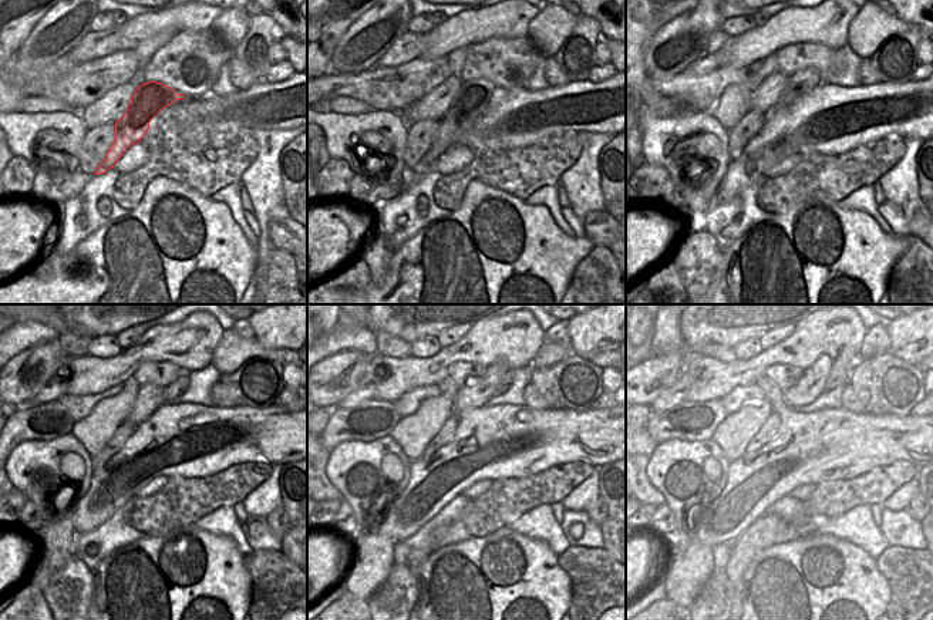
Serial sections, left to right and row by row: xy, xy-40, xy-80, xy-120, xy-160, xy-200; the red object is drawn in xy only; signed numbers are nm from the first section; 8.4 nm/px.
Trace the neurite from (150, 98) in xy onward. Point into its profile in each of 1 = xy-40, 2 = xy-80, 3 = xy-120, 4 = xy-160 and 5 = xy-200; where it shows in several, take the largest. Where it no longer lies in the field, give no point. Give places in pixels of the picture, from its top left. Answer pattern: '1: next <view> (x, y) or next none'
1: next xy-40 (457, 125)
2: next xy-80 (801, 83)
3: next xy-120 (177, 388)
4: next xy-160 (505, 381)
5: next xy-200 (844, 364)

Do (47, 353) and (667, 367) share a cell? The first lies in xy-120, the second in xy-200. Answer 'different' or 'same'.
same

